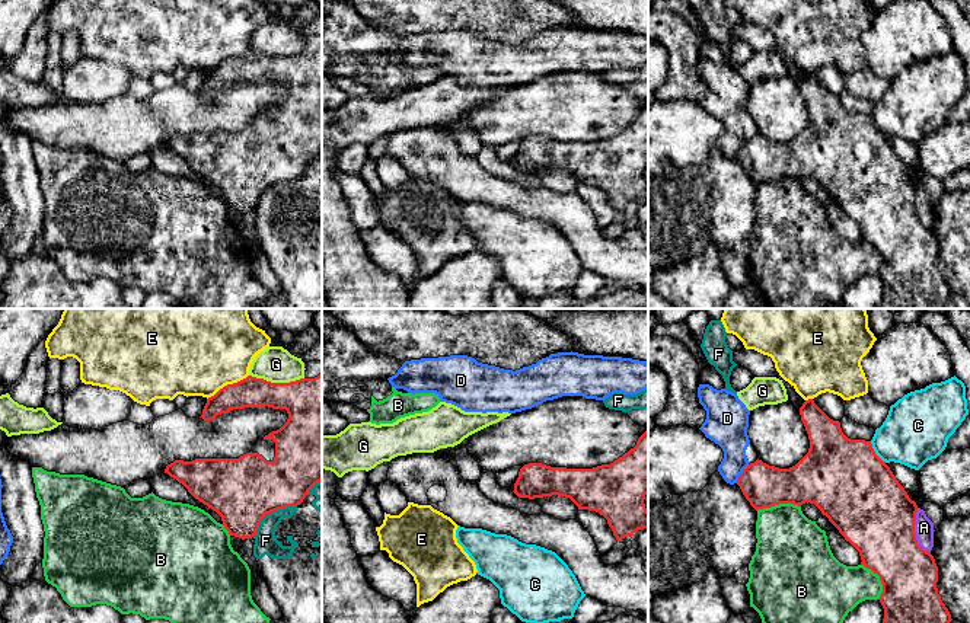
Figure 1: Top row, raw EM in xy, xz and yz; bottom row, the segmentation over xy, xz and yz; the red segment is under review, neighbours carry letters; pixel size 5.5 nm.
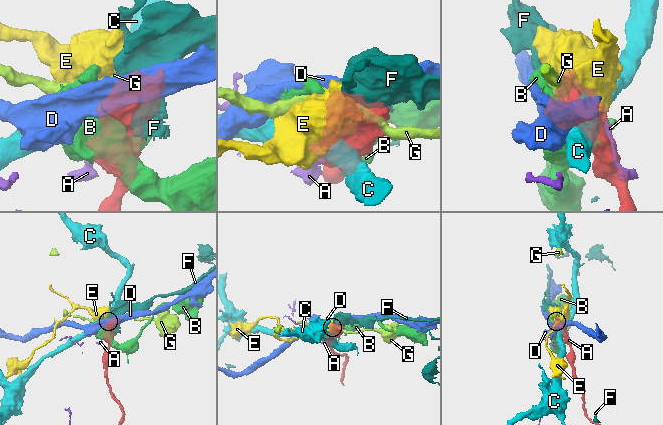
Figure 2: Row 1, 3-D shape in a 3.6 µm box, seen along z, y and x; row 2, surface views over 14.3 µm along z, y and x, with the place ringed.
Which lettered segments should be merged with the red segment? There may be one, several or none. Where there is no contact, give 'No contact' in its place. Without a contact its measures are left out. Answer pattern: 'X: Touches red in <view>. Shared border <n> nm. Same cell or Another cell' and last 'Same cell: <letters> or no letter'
A: Touches red in yz. Shared border 260 nm. Another cell
B: Touches red in yz. Shared border 240 nm. Another cell
C: Touches red in yz. Shared border 150 nm. Another cell
D: Touches red in yz. Shared border 130 nm. Another cell
E: Touches red in xy. Shared border 280 nm. Same cell
F: Touches red in xy. Shared border 300 nm. Another cell
G: Touches red in xy. Shared border 300 nm. Another cell
Same cell: E

